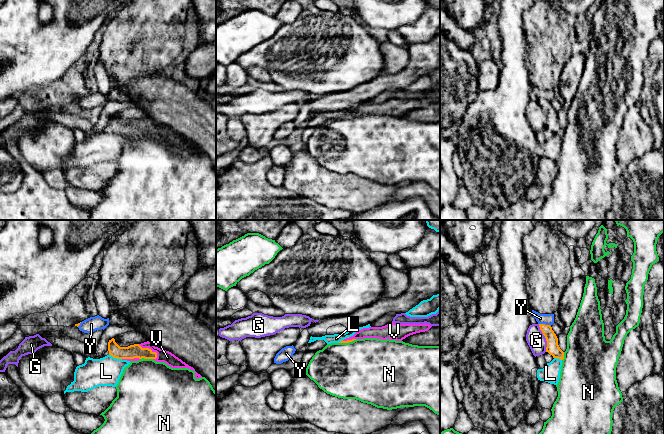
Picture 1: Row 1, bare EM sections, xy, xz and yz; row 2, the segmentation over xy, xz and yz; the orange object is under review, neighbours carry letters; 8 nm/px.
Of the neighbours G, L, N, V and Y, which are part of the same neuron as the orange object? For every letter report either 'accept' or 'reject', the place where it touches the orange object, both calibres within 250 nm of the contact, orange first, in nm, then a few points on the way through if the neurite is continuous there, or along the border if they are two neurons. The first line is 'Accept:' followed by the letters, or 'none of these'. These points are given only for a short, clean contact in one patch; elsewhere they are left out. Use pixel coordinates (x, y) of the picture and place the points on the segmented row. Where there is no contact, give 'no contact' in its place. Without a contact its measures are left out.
Accept: V
G: reject; contact yz (545, 337); calibres 100 and 150 nm
L: reject; contact xy (115, 357); calibres 110 and 240 nm; border xy (109, 353), (121, 359)
N: reject; contact xy (146, 358); calibres 110 and 480 nm
V: accept; contact xy (148, 348); calibres 110 and 100 nm; way xy (133, 351), (141, 351), (148, 348), (159, 355), (167, 357)
Y: reject; contact yz (544, 324); calibres 100 and 100 nm

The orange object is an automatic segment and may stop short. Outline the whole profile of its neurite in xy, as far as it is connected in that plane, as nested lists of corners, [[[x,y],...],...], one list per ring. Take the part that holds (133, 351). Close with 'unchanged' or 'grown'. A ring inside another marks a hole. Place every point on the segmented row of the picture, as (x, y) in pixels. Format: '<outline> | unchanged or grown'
[[[112,338],[108,342],[108,351],[112,357],[117,359],[127,361],[138,361],[142,358],[153,359],[156,362],[164,362],[172,368],[189,368],[195,371],[193,367],[183,362],[171,352],[155,347],[153,343],[149,341],[128,347],[120,347],[115,342],[115,339]]] | grown

